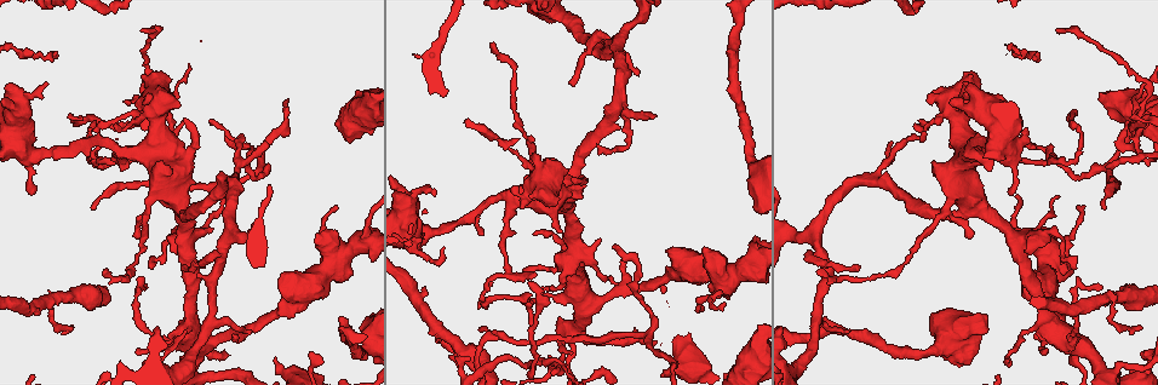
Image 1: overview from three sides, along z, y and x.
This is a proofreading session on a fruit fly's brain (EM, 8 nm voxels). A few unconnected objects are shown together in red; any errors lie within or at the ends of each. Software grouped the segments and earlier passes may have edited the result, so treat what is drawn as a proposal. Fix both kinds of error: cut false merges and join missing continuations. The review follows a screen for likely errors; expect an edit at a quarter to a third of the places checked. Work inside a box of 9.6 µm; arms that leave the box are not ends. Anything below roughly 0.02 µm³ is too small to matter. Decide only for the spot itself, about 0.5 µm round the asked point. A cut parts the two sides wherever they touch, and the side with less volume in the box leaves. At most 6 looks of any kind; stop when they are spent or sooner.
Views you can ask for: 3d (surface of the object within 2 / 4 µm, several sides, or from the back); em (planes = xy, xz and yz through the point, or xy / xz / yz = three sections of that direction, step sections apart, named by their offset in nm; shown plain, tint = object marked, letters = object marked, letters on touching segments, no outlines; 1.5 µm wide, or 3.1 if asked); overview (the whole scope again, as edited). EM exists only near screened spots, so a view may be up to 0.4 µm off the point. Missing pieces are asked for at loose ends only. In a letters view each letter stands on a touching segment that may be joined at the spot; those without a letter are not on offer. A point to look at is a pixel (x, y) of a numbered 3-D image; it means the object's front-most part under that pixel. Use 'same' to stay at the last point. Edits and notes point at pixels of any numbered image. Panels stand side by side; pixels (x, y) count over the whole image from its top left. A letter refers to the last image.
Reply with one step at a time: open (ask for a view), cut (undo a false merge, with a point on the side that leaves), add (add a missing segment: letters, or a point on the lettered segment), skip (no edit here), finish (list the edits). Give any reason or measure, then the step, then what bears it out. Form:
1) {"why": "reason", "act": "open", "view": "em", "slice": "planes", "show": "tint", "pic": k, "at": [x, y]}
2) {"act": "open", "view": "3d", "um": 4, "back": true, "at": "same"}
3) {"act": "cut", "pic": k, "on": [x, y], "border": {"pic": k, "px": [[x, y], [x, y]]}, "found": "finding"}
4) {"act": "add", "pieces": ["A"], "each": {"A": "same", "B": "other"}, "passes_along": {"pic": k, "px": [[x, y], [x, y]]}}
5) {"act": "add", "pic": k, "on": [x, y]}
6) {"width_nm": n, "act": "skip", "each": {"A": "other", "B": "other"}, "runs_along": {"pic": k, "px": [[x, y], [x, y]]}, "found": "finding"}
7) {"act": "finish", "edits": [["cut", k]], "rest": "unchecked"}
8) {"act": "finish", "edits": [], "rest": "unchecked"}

{"why": "branch stops here", "act": "open", "view": "em", "slice": "planes", "show": "plain", "pic": 1, "at": [200, 259]}

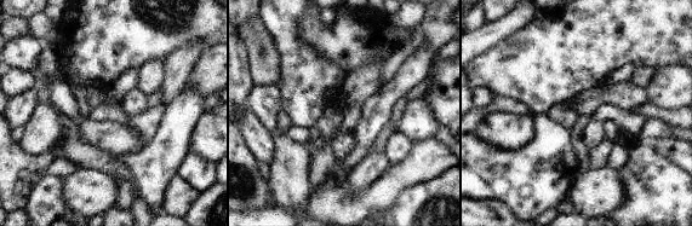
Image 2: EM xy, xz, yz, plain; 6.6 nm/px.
{"why": "what lies round it", "act": "open", "view": "em", "slice": "planes", "show": "letters", "at": "same"}

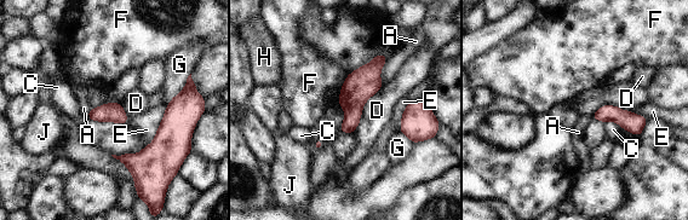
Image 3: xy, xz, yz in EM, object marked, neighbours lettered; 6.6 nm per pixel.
{"longest_contact_nm": ["D", 380], "act": "skip", "each": {"A": "other", "C": "other", "D": "other", "E": "other", "F": "other", "G": "other", "H": "other", "J": "other"}, "border": {"pic": 3, "px": [[348, 75], [340, 88], [338, 103]]}, "found": "none of them fits"}

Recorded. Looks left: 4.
{"why": "thin end", "act": "open", "view": "em", "slice": "planes", "show": "letters", "pic": 1, "at": [456, 363]}

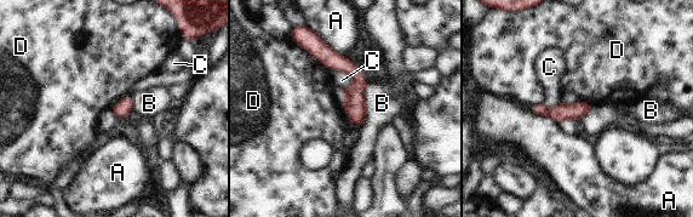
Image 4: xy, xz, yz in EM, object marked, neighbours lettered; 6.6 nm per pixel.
{"width_nm": 110, "act": "skip", "each": {"A": "other", "B": "other", "C": "other", "D": "other"}, "border": {"pic": 4, "px": [[295, 43], [331, 70]]}, "found": "no lettered segment goes on from it"}

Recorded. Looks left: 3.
{"why": "thin end", "act": "open", "view": "3d", "um": 4, "pic": 1, "at": [1101, 287]}

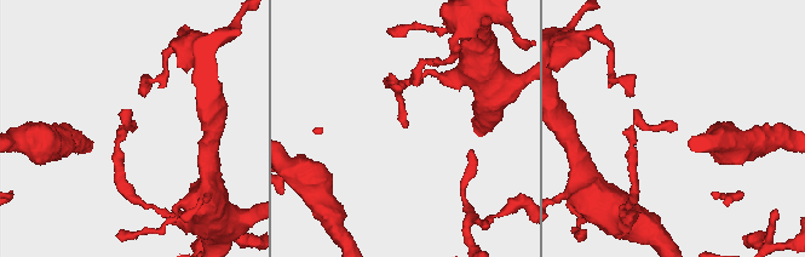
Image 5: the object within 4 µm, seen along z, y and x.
{"why": "now the EM", "act": "open", "view": "em", "slice": "yz", "step": 4, "show": "tint", "pic": 5, "at": [401, 124]}

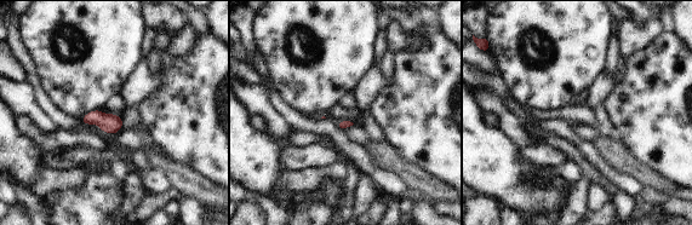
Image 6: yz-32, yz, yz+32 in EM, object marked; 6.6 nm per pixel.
{"act": "open", "view": "em", "slice": "planes", "show": "letters", "at": "same"}

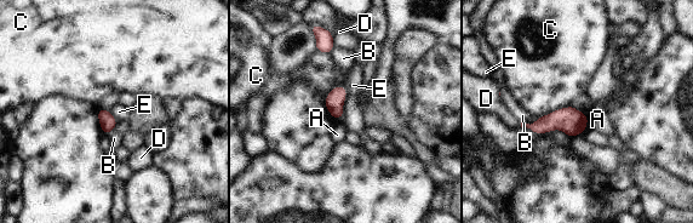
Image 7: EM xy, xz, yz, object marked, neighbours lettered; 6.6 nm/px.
{"act": "skip", "each": {"A": "other", "B": "other", "C": "other", "D": "other", "E": "other"}, "border": {"pic": 7, "px": [[571, 106], [555, 109], [538, 118]]}, "found": "none of them fits"}

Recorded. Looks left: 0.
{"act": "finish", "edits": [], "rest": "unchecked"}

